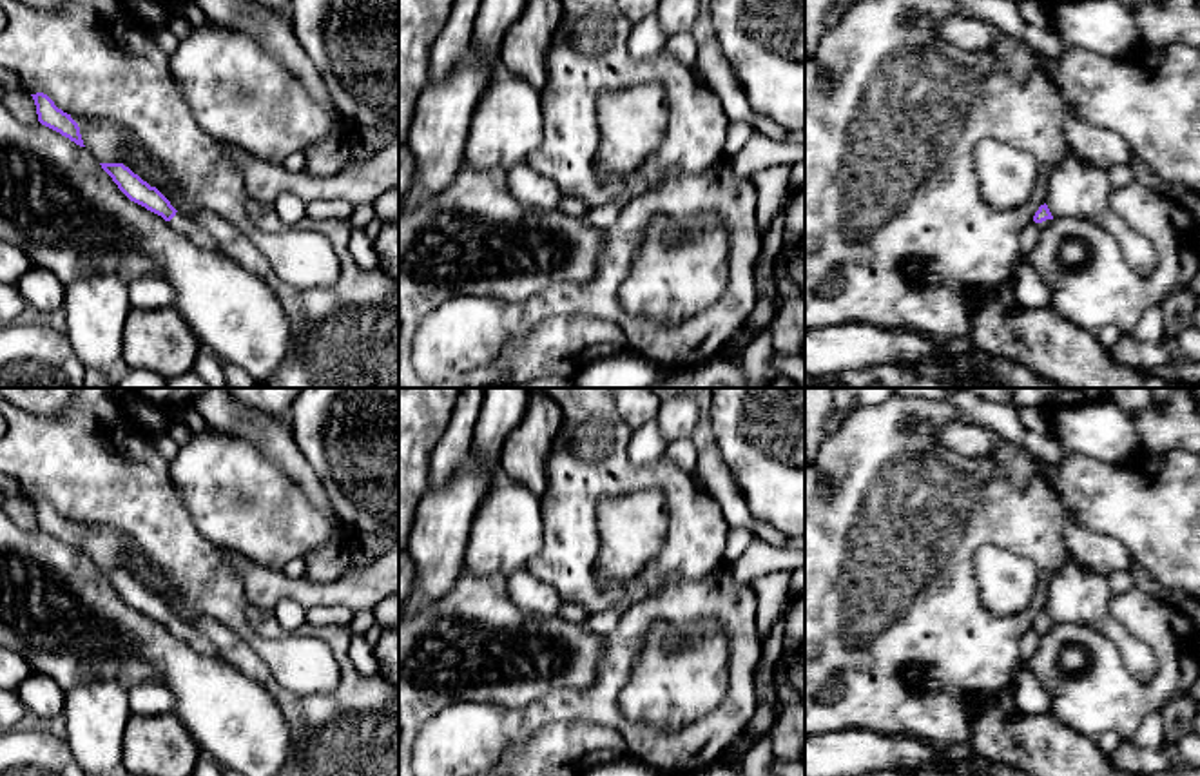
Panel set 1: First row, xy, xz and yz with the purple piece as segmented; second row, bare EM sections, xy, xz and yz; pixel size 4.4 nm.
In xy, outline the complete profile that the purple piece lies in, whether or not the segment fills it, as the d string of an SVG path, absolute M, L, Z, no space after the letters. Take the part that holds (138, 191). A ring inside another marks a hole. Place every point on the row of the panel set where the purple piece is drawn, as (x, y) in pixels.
M123 163L100 165L131 201L161 216L176 232L189 236L196 245L207 250L221 252L216 239L207 230L198 227L185 214L178 212L156 187L150 187L129 167Z

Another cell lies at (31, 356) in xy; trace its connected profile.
M45 323L0 326L0 388L83 388L85 366L67 334Z

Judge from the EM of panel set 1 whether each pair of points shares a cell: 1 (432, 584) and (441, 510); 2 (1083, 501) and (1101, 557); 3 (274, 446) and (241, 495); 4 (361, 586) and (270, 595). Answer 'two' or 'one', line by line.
1: one
2: two
3: two
4: one

